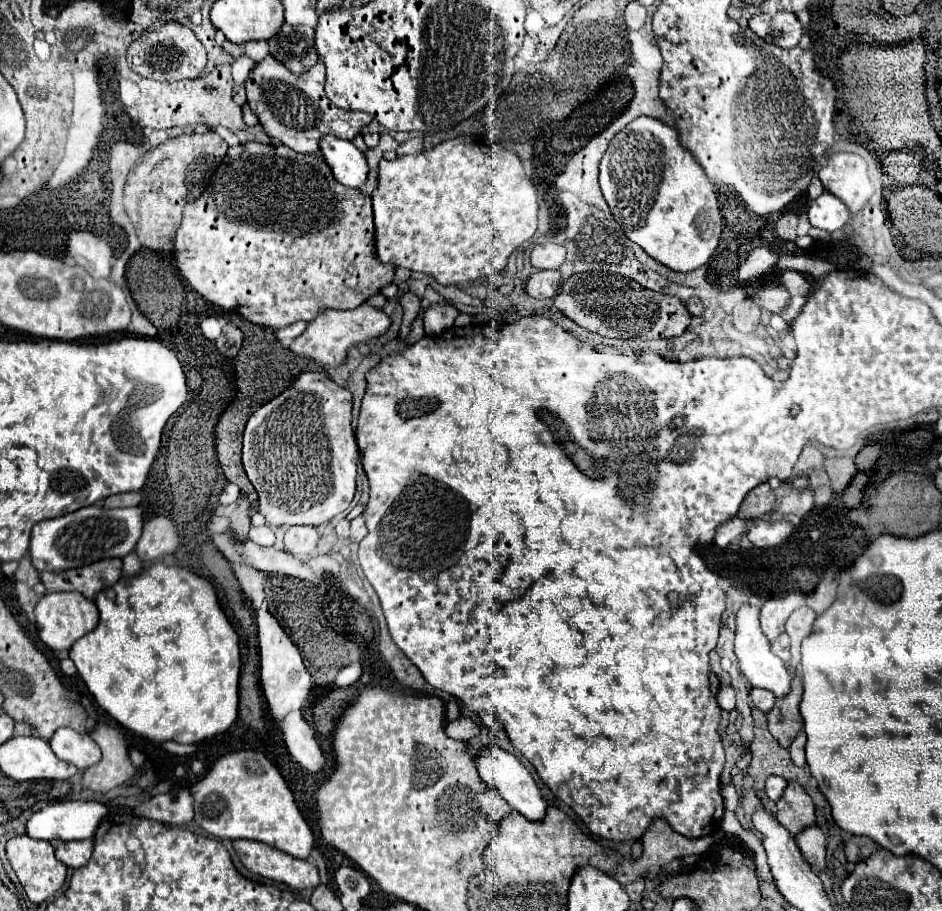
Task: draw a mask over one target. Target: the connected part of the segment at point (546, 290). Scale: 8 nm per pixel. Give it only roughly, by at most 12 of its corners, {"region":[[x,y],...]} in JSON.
{"region":[[537,270],[527,280],[527,294],[553,298],[561,272]]}

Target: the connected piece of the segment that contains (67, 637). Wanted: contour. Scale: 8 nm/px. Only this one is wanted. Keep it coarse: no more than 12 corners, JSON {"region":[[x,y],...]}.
{"region":[[79,592],[45,594],[35,606],[41,640],[69,650],[99,622]]}

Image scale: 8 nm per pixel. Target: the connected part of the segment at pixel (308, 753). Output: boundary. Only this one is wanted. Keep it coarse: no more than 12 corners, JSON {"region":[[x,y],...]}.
{"region":[[299,710],[279,720],[289,754],[309,772],[327,768]]}

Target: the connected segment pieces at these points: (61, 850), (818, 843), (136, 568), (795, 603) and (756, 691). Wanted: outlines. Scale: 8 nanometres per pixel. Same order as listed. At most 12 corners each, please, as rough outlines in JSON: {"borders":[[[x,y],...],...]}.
{"borders":[[[93,840],[61,842],[55,856],[81,868],[93,852]],[[819,826],[803,828],[795,842],[811,866],[825,864]],[[135,552],[123,558],[123,576],[137,576],[143,570]],[[803,592],[771,598],[761,608],[761,628],[769,640],[785,632]],[[763,688],[751,690],[753,706],[769,712],[775,696]]]}

